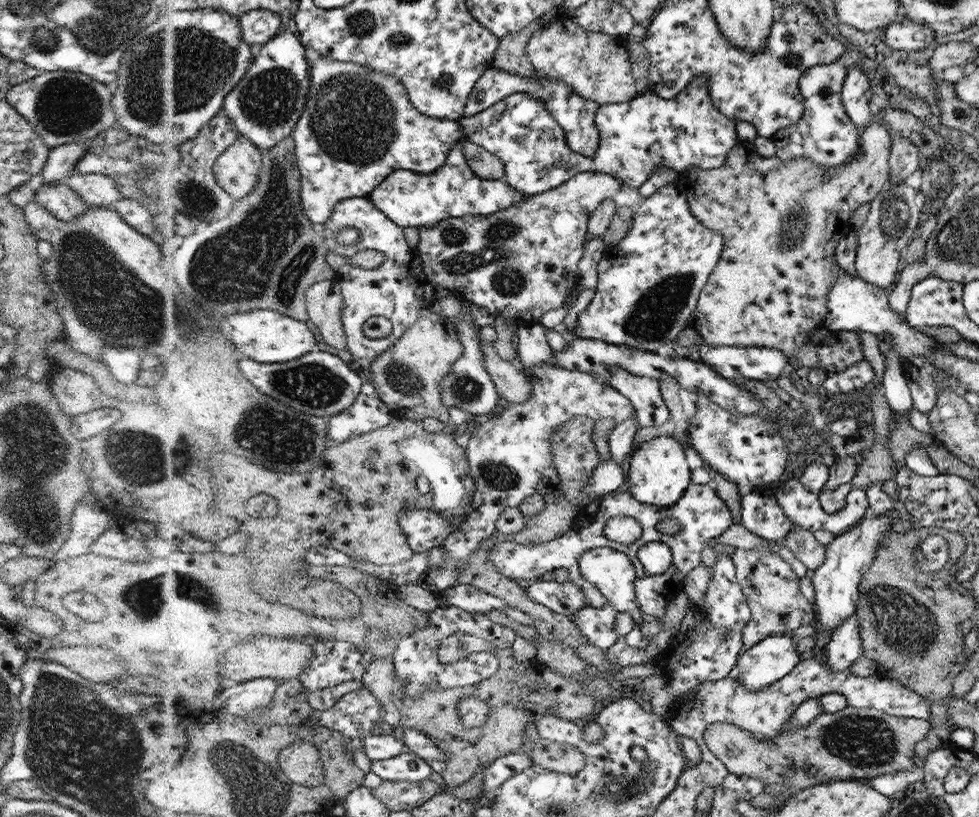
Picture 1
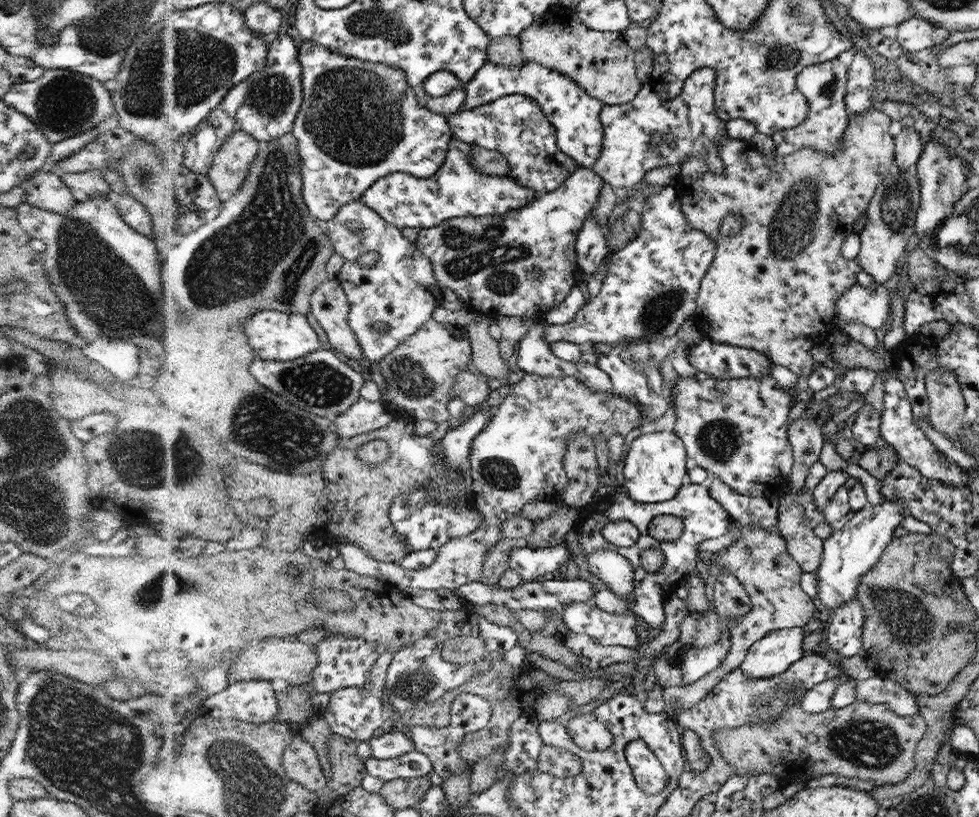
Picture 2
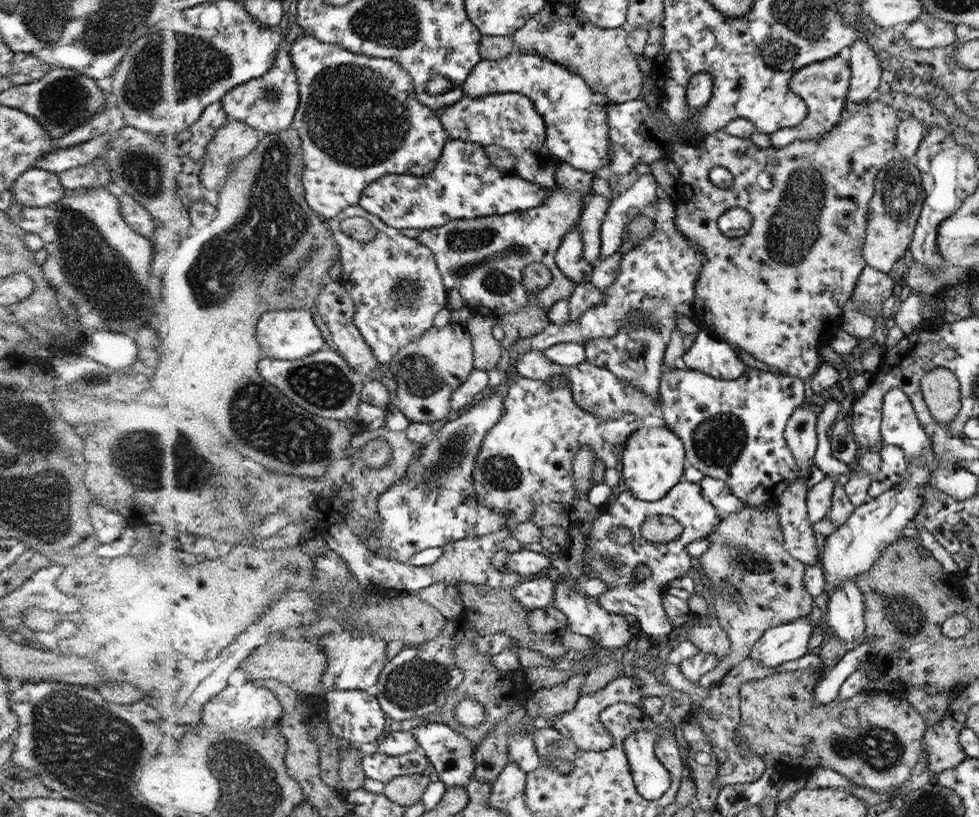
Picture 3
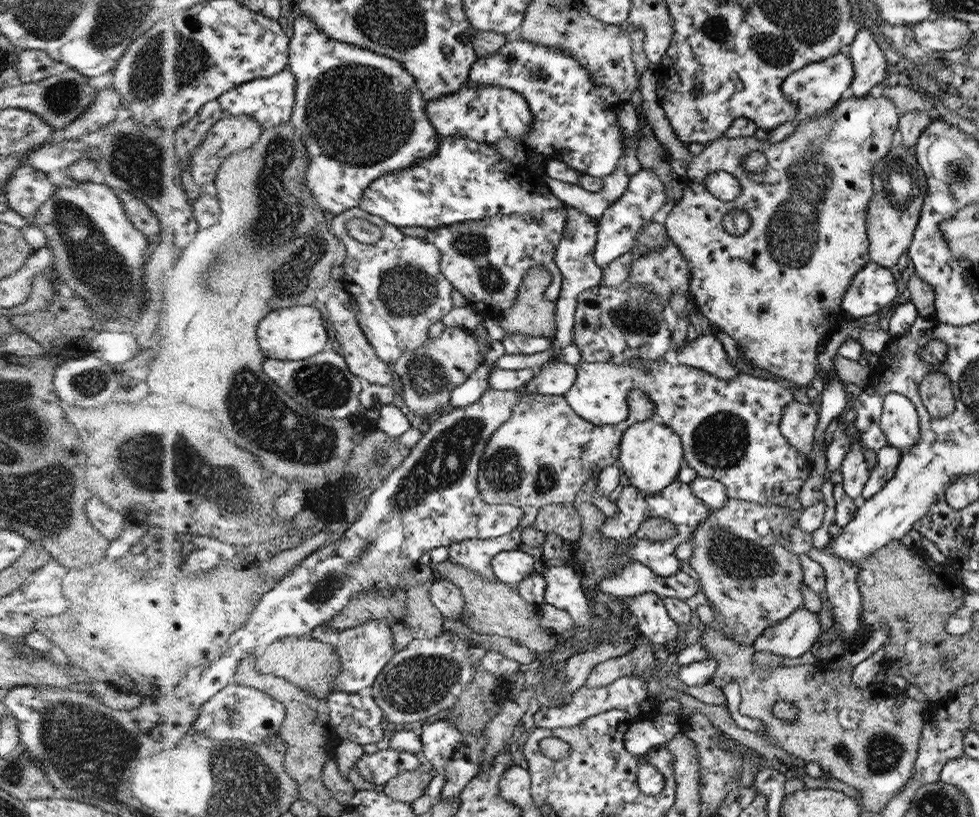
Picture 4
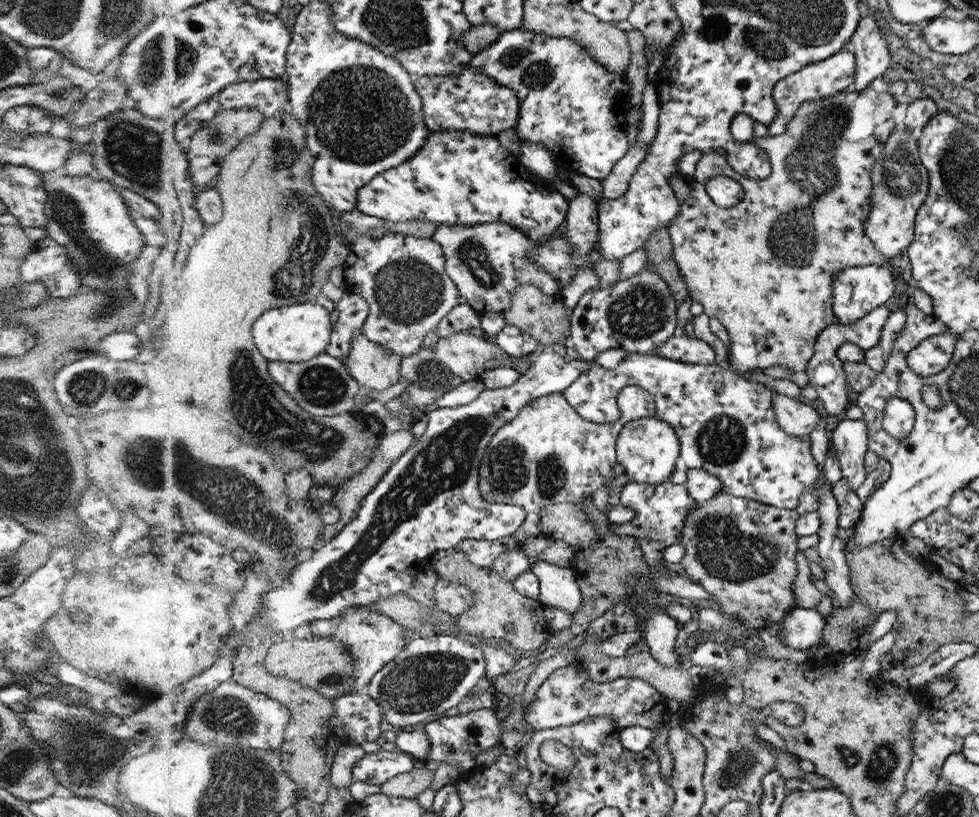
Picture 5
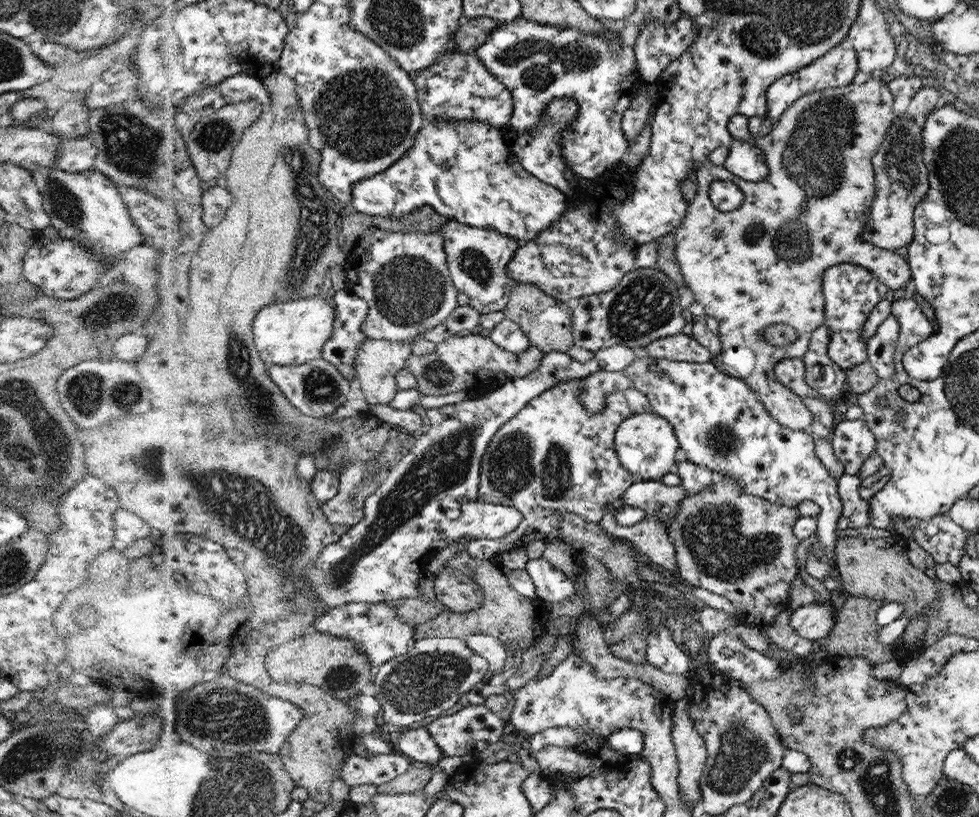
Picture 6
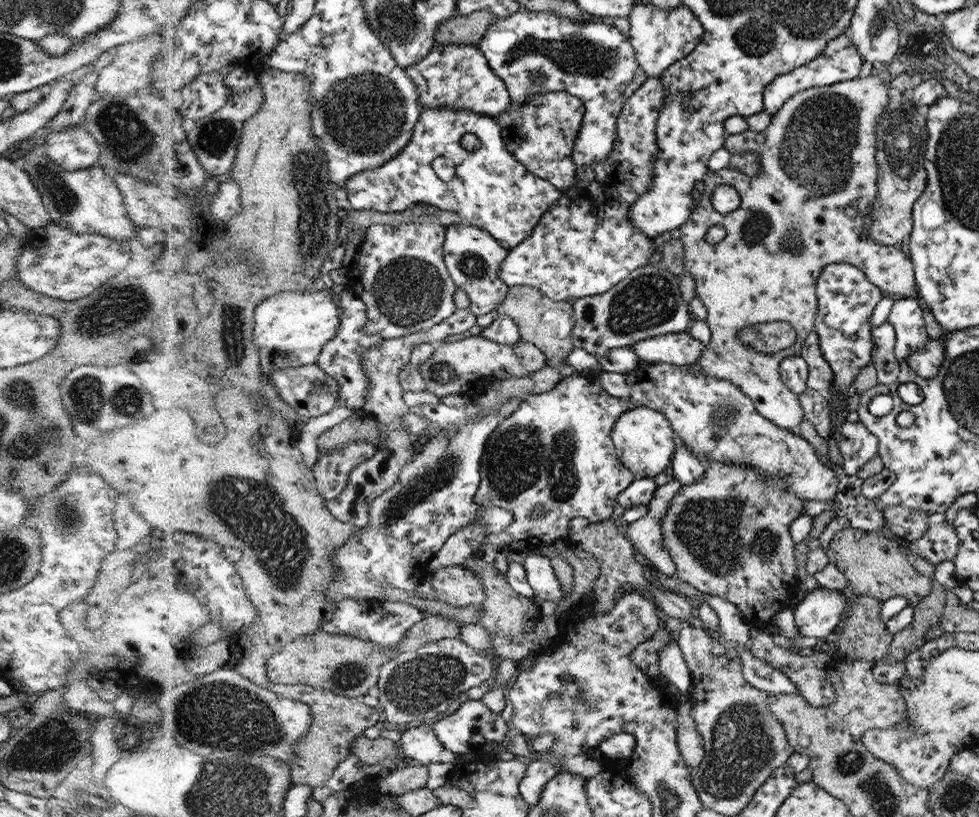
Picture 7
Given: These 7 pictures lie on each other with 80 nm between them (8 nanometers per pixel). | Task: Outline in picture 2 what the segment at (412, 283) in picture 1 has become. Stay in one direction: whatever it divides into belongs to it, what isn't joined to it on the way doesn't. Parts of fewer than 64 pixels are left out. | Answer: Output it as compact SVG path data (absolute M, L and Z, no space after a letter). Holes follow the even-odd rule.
M353 200L342 207L338 217L325 226L335 242L337 252L346 258L337 280L349 296L351 327L356 331L368 360L376 363L387 359L433 318L436 306L440 304L442 292L438 288L433 264L416 242L413 243L402 234L400 227L380 217L376 210L362 200ZM351 220L359 220L365 228L360 232L351 230L346 226L346 222ZM368 252L382 254L382 260L372 268L364 268L358 262ZM378 322L387 322L389 330L378 332L374 328Z

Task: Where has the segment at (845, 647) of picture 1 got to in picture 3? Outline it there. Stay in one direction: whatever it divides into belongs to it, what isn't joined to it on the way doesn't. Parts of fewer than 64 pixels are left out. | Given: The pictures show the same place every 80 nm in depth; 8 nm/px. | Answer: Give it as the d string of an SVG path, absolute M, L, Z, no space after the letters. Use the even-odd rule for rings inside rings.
M848 579L843 582L843 585L838 587L839 589L836 589L834 593L829 594L827 603L828 610L826 616L829 626L832 628L832 631L828 634L834 634L840 640L843 640L847 650L851 651L862 645L866 640L866 622L864 620L866 603L863 601L863 593L854 579Z

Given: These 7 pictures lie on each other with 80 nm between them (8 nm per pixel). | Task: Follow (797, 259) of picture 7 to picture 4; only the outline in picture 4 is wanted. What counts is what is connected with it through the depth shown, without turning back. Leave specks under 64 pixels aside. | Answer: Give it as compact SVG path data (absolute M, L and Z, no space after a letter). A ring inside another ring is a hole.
M652 68L646 69L641 76L641 92L644 99L644 112L647 116L647 120L653 129L653 134L657 137L657 140L666 146L668 150L668 156L670 160L680 160L682 163L688 164L688 171L682 178L684 184L683 196L676 203L676 206L672 208L672 211L666 218L665 227L667 230L667 236L673 240L676 246L682 250L683 257L687 258L688 268L691 270L691 282L690 299L696 302L696 312L701 312L711 322L715 330L719 329L724 331L728 336L731 336L741 350L743 357L747 362L751 362L754 366L760 368L766 368L772 374L778 377L784 377L786 380L791 380L798 385L810 385L814 382L817 372L817 356L818 347L822 340L828 336L832 330L838 329L841 325L844 325L847 321L847 317L843 312L843 298L849 287L850 281L855 274L872 262L871 254L869 253L869 238L867 234L867 221L866 212L870 208L871 198L875 194L874 189L874 170L876 164L883 160L884 157L890 153L892 146L892 136L898 128L898 110L894 106L892 100L888 100L888 96L880 96L880 98L874 98L871 94L867 94L864 98L852 97L849 93L842 96L841 99L834 105L827 113L818 113L815 117L808 117L803 123L800 123L794 132L784 138L780 142L770 142L768 140L758 140L756 137L746 138L728 138L726 135L713 140L704 145L704 149L695 157L690 155L688 146L682 144L677 136L674 134L674 130L669 125L668 119L665 117L663 108L657 103L656 96L656 78ZM754 150L762 151L767 158L767 165L765 166L763 174L759 174L758 177L751 177L747 171L742 168L740 164L742 157L747 153L754 152ZM718 170L724 170L732 173L740 183L740 194L734 200L720 200L711 193L706 187L706 178L712 172ZM732 210L744 210L750 217L750 228L742 235L736 236L729 234L722 226L724 215ZM795 403L784 410L782 433L804 458L810 458L812 446L815 445L818 422L820 422L820 410L815 403L809 405Z

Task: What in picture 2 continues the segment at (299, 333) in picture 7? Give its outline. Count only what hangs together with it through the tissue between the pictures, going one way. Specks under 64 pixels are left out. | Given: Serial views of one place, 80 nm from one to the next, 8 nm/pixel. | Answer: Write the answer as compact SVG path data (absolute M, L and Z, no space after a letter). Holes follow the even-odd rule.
M265 310L255 314L255 316L250 316L245 322L245 327L258 358L264 360L293 361L322 349L322 342L320 342L316 328L310 324L308 316L302 313Z

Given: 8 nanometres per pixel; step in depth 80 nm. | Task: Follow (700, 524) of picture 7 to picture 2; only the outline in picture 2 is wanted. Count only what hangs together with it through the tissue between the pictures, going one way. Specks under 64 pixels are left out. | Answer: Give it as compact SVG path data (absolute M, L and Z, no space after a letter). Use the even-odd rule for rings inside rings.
M738 520L732 521L727 530L739 535L732 546L716 552L715 565L726 568L739 580L750 597L750 610L747 615L741 616L739 620L736 619L729 626L731 647L726 662L692 684L664 688L663 711L673 719L698 701L703 701L722 677L743 664L749 649L755 642L775 630L803 627L817 614L813 598L808 596L801 587L801 576L804 572L799 563L788 555L786 540L779 531L765 531L758 525L742 525Z

